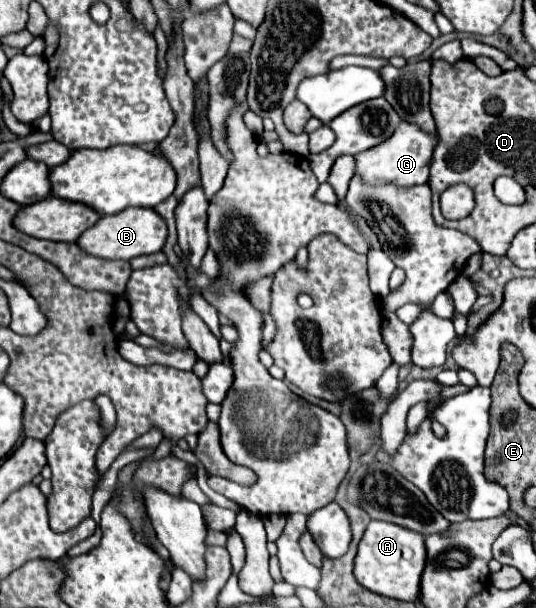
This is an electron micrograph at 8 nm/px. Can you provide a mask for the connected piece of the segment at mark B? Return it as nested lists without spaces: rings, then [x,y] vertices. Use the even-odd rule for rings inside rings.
[[[126,209],[116,215],[102,215],[96,225],[92,225],[82,237],[78,237],[78,247],[100,259],[132,259],[138,255],[156,253],[166,241],[166,223],[154,209]]]

